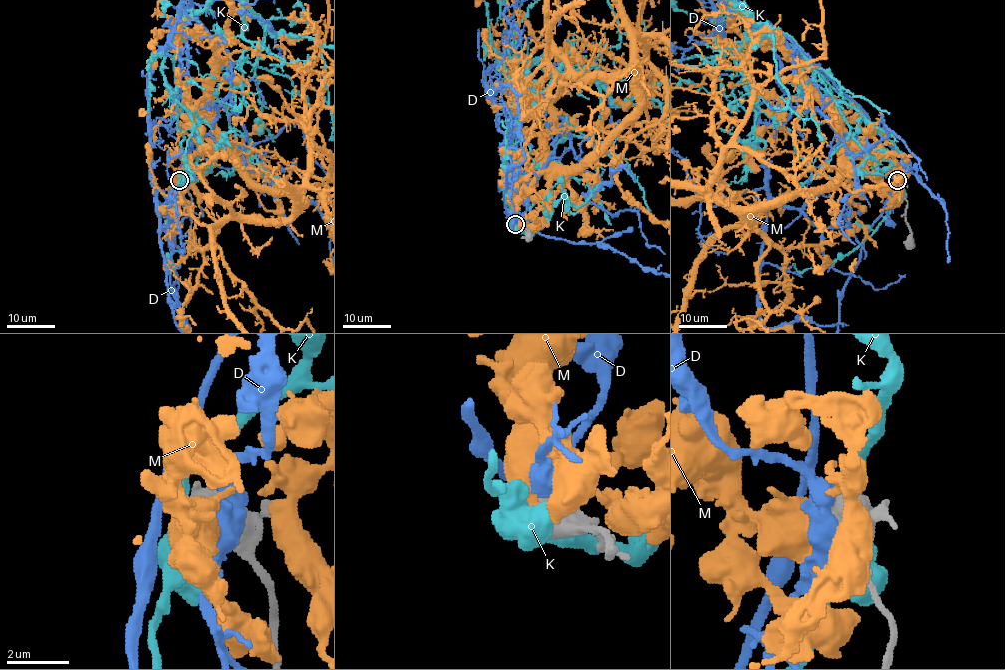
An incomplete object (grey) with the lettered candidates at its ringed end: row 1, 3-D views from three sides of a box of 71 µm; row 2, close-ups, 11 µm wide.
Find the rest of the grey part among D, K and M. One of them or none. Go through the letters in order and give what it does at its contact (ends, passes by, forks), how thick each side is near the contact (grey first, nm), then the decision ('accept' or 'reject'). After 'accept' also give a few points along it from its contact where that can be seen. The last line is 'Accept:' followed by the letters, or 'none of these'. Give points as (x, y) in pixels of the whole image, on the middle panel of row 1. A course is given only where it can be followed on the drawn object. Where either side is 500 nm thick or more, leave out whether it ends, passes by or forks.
D: 950 nm thick on the grey side, 600 nm on the other; reject
K: 750 nm thick on the grey side, 360 nm on the other; reject
M: 900 nm thick on the grey side, 700 nm on the other; reject
Accept: none of these

